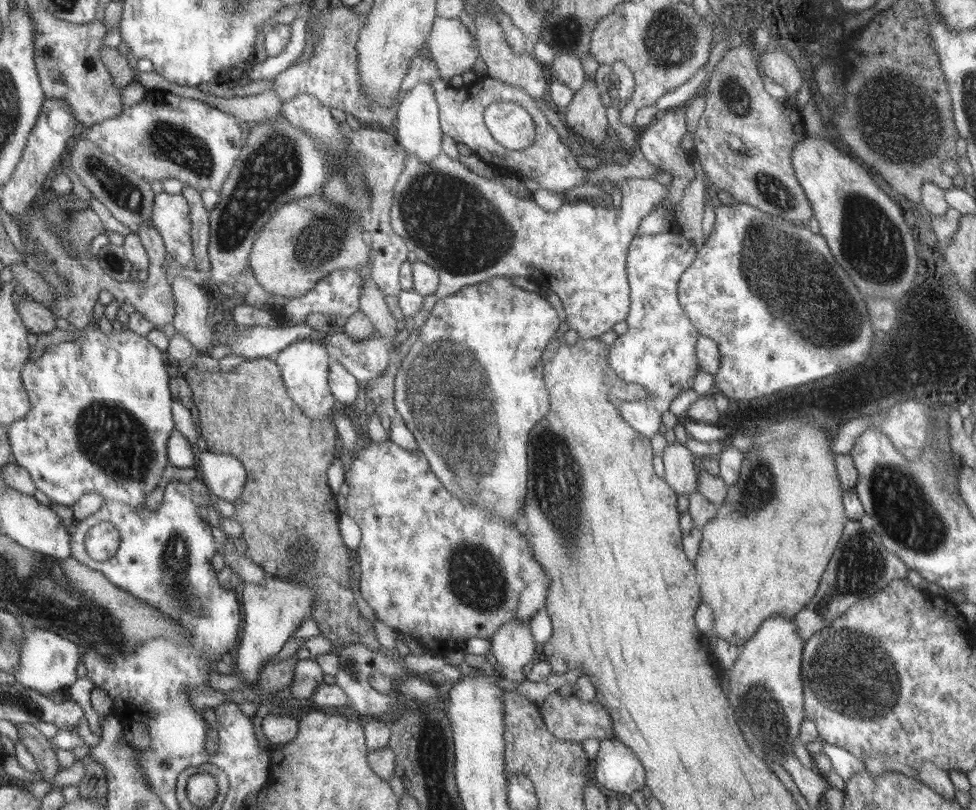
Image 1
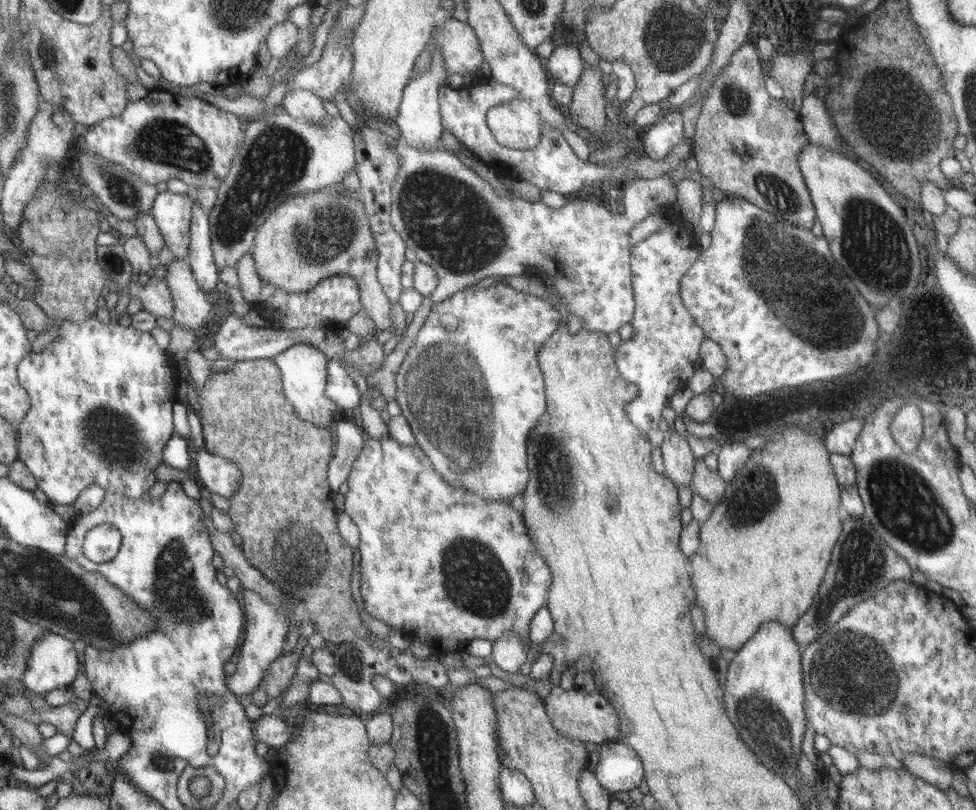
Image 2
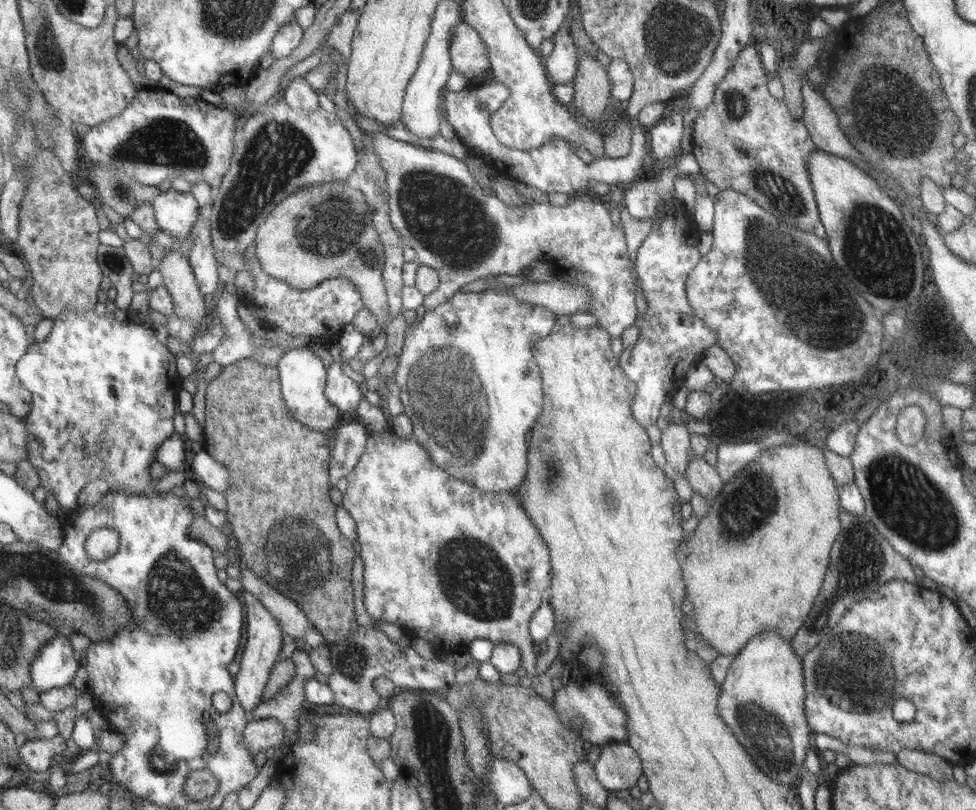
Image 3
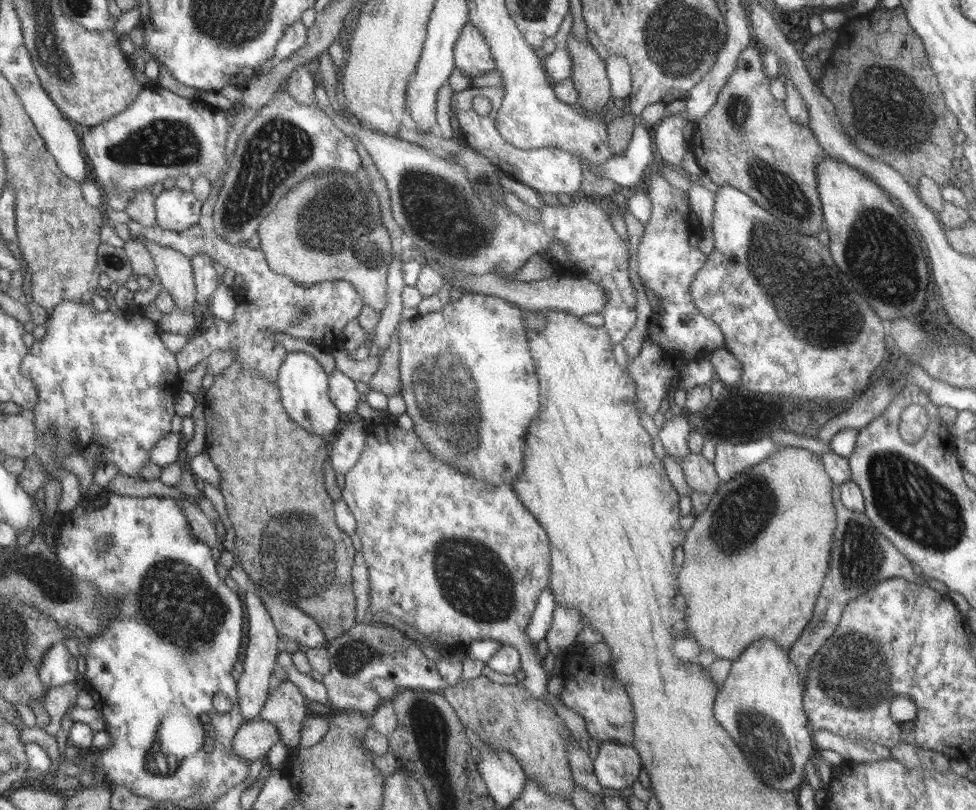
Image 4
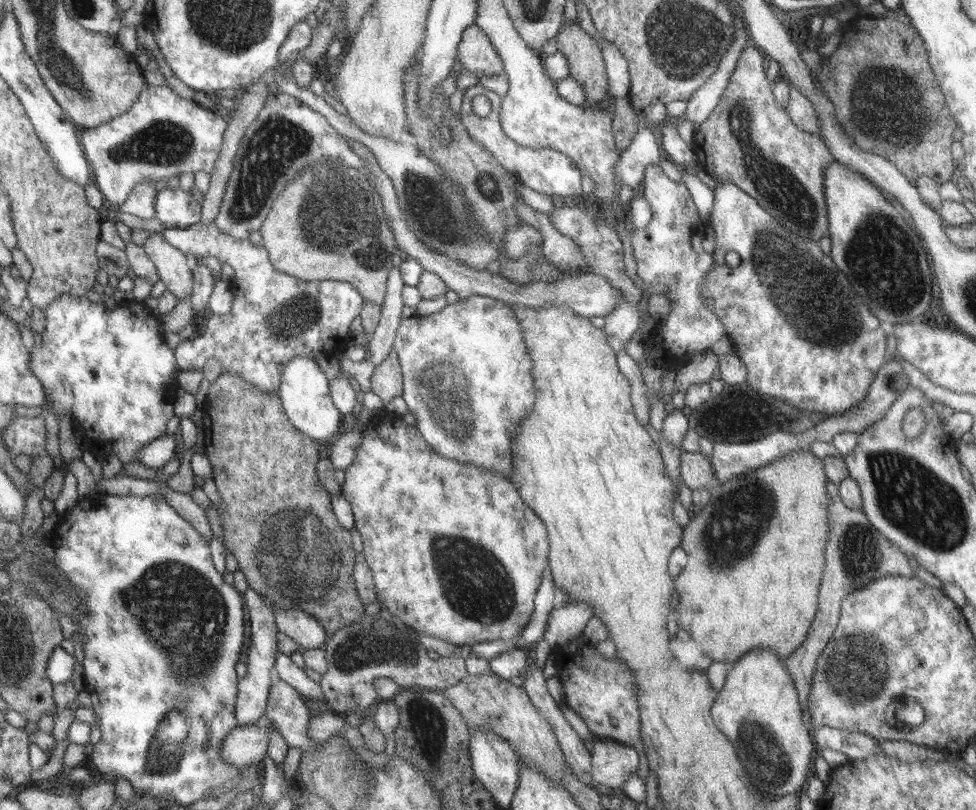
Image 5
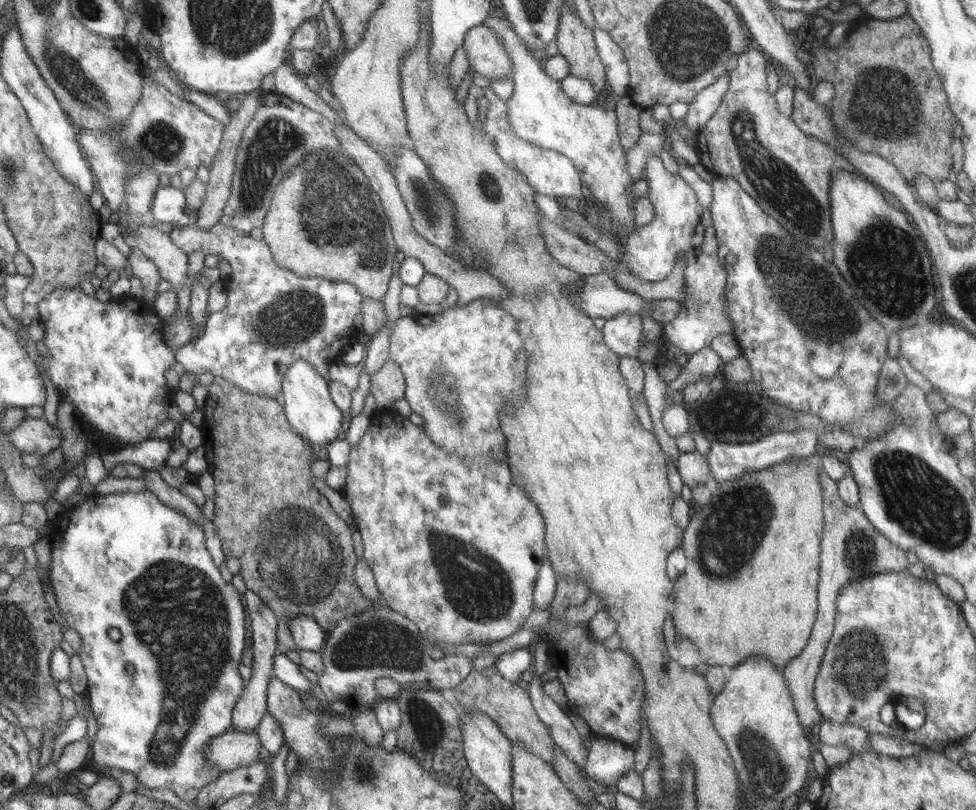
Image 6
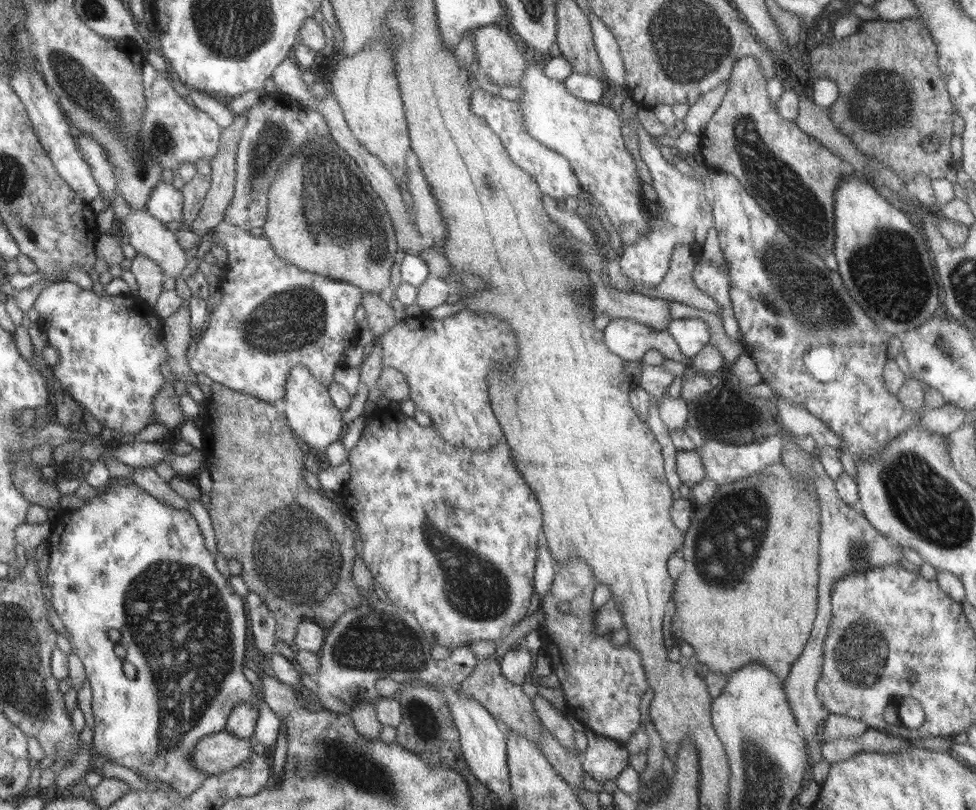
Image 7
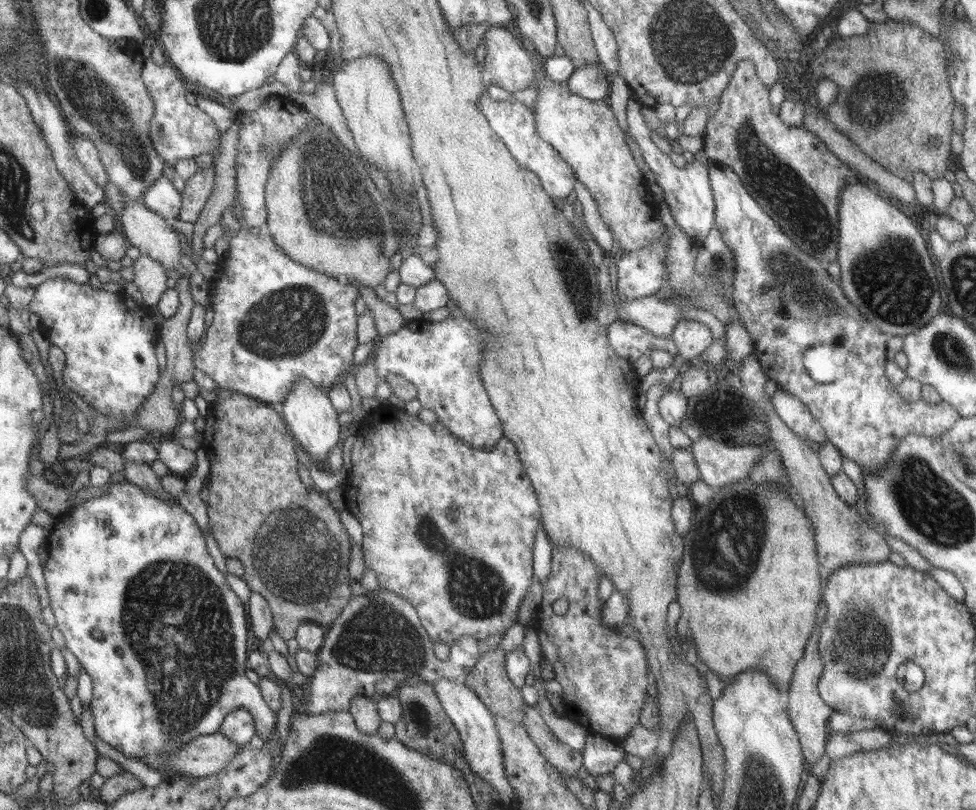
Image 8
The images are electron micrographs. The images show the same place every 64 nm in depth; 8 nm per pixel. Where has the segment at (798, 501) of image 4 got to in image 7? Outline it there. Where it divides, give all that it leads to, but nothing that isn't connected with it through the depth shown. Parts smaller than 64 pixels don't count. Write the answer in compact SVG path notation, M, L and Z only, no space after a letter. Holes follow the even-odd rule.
M762 472L762 474L746 476L740 478L738 482L725 483L718 486L713 498L706 505L695 507L693 511L692 524L685 532L684 541L684 570L676 578L675 599L676 612L673 612L670 619L670 637L675 644L688 642L693 646L698 662L706 664L710 671L730 674L734 671L748 666L750 663L764 664L772 670L782 681L788 676L788 672L794 666L799 656L803 654L804 647L807 646L811 638L812 622L816 616L816 602L818 602L818 534L820 534L820 506L815 498L813 487L805 481L800 481L798 476L787 474L780 478L774 474ZM706 566L722 566L722 572L708 572Z

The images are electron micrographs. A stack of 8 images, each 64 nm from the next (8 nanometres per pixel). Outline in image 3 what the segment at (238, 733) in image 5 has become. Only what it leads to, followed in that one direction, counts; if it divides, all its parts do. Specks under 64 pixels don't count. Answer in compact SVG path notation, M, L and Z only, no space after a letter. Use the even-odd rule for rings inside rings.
M276 718L250 720L247 731L244 732L244 744L252 756L276 746L285 748L287 743L284 726Z

